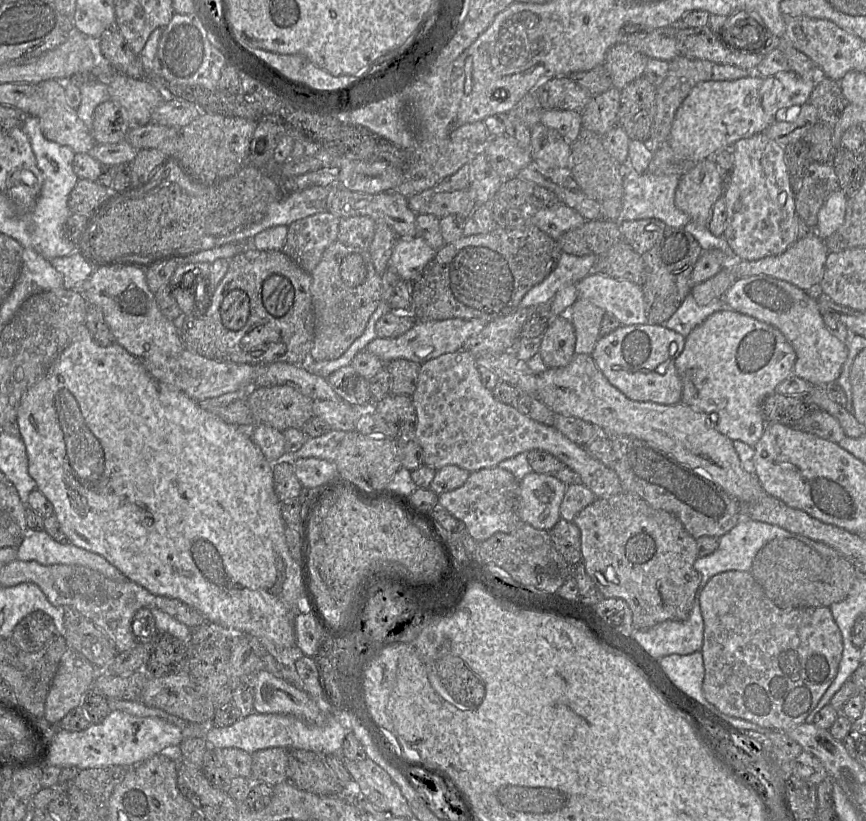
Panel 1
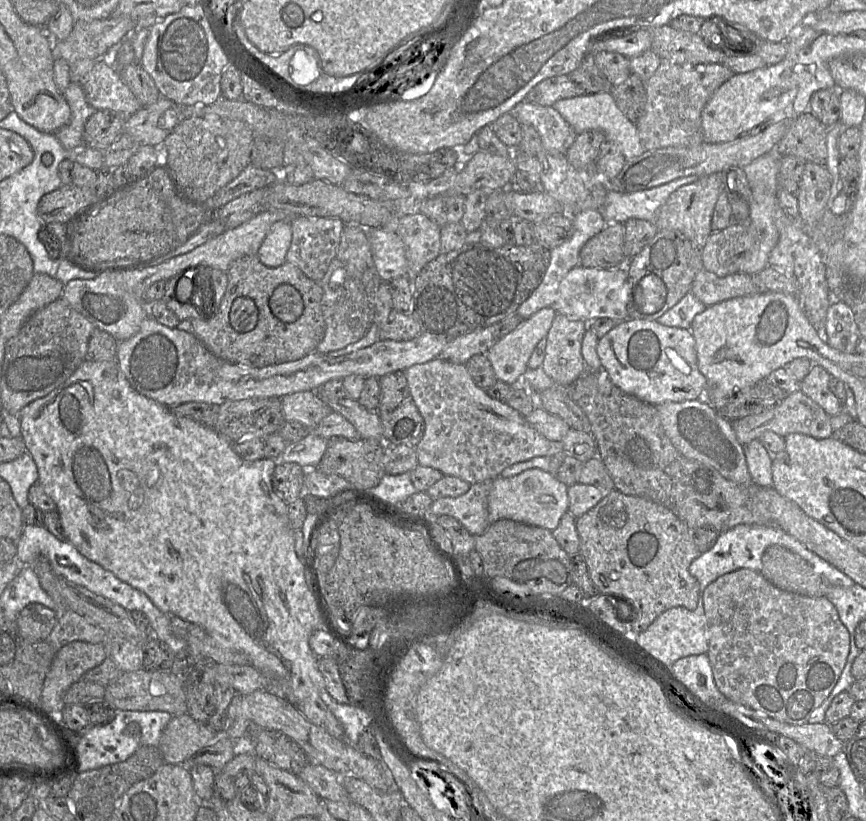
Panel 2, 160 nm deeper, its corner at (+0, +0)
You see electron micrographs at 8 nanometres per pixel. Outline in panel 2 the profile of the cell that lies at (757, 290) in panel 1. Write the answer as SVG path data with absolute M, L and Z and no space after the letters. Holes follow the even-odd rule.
M705 269L697 273L691 287L691 293L706 306L759 292L763 290L754 275L736 273L719 277Z

